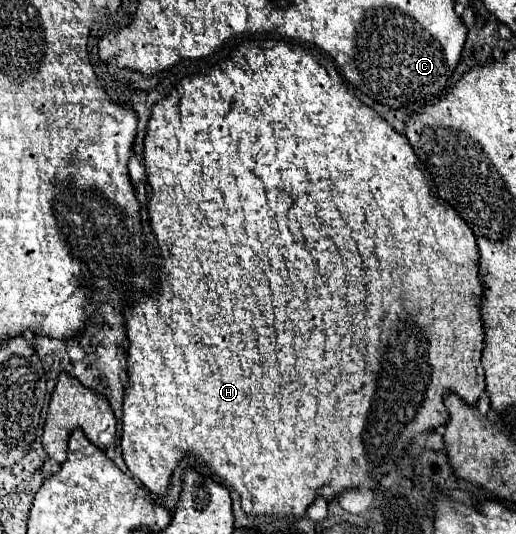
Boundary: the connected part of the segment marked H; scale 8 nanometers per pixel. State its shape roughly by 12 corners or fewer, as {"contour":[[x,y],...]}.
{"contour":[[334,64],[154,104],[122,456],[248,516],[484,394],[478,244]]}

